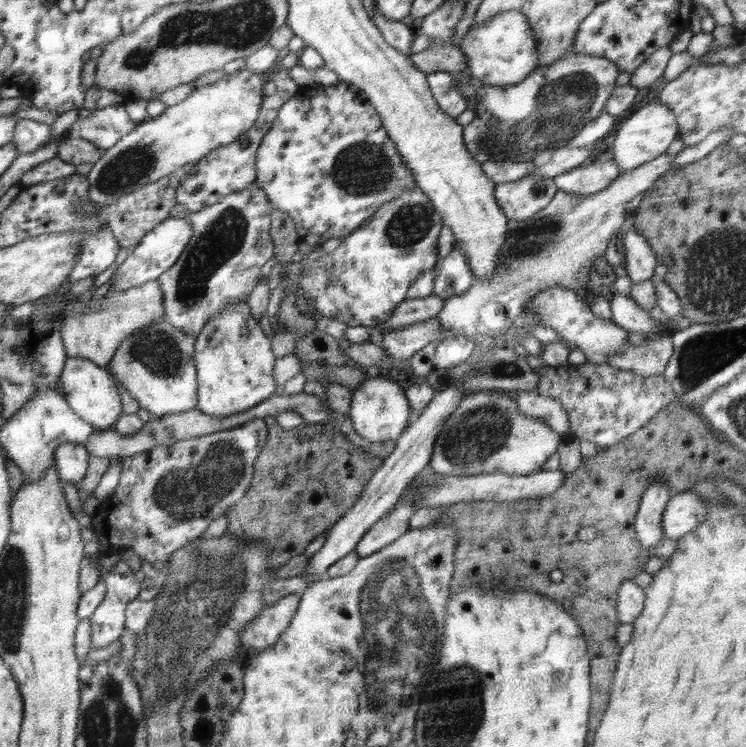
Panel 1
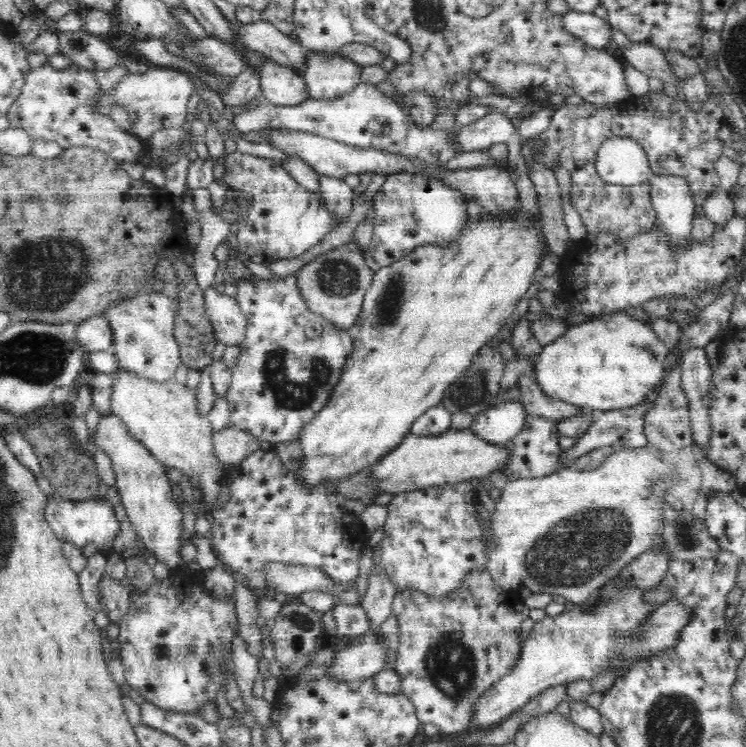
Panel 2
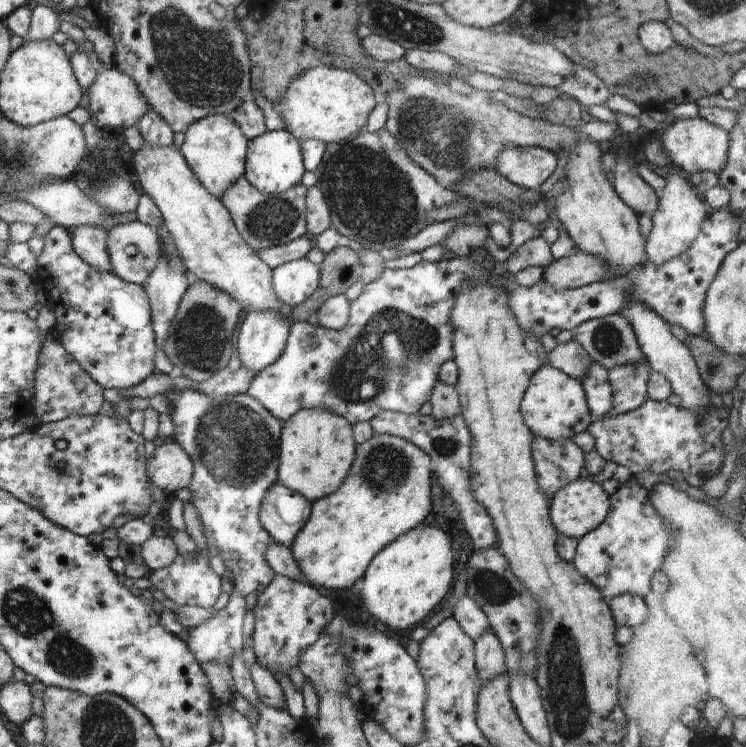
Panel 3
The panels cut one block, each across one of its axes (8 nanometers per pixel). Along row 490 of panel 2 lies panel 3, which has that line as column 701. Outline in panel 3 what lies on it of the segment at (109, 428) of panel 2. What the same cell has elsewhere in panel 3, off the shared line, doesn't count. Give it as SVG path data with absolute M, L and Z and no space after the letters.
M698 116L676 120L674 124L664 125L661 128L661 133L663 145L671 162L686 176L703 170L710 170L718 175L725 167L729 149L729 134L718 125Z

